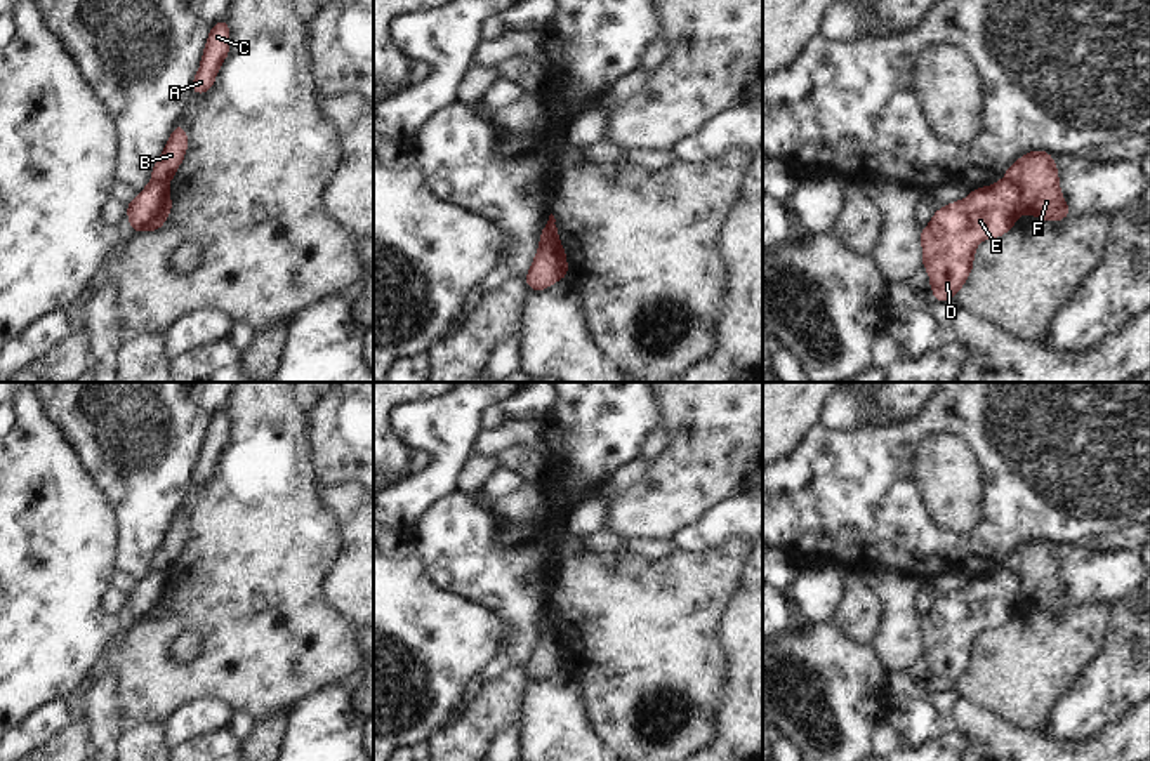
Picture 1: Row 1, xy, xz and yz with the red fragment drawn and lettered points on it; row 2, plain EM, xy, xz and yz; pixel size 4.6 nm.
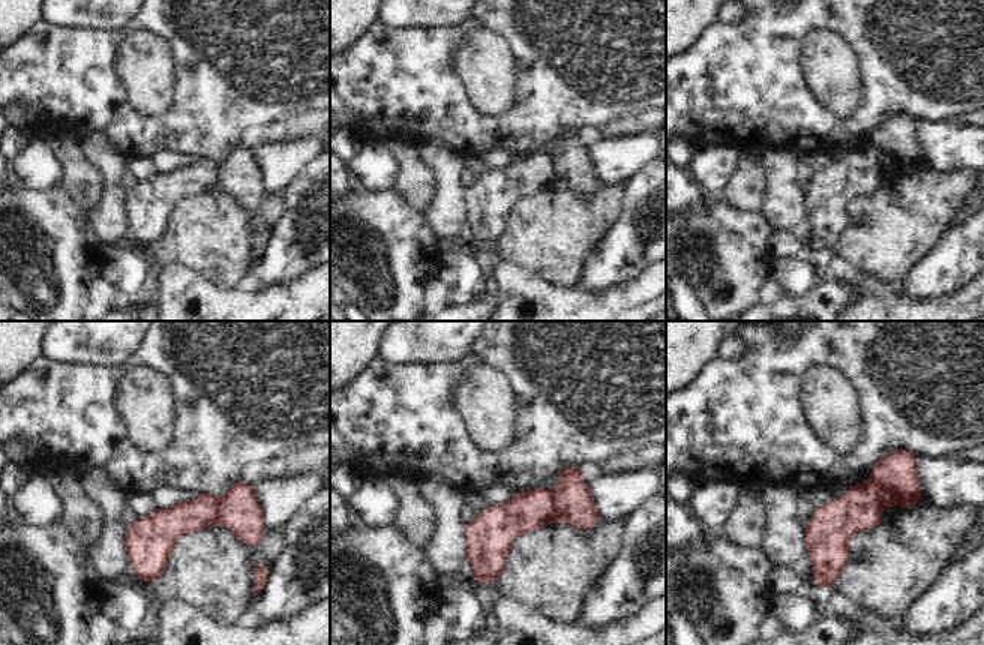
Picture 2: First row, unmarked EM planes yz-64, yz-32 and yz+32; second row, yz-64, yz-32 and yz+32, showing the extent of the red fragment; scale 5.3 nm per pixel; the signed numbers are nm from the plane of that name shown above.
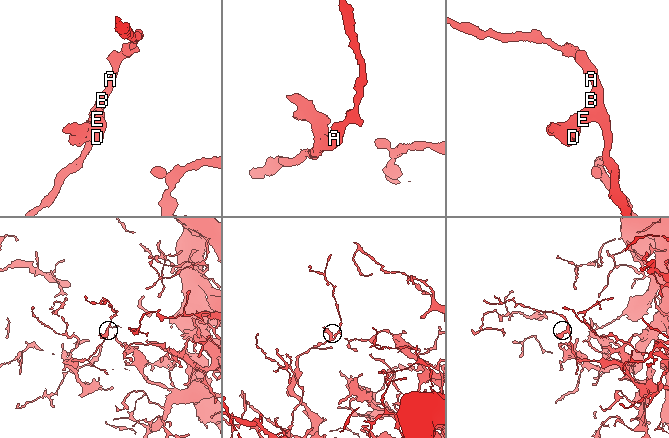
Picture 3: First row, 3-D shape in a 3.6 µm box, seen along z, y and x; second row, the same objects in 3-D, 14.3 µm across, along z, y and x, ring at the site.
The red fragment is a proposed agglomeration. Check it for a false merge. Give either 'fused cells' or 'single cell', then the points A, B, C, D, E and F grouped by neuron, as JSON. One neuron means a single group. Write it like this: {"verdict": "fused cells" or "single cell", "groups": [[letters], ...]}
{"verdict": "fused cells", "groups": [["A", "B", "C", "F"], ["D", "E"]]}

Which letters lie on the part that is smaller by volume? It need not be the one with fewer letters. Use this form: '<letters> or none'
D, E

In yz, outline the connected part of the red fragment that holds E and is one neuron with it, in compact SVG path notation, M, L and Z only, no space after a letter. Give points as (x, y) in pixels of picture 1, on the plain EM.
M1002 568L971 579L966 589L936 598L919 624L933 690L948 690L962 678L973 658L976 634L985 627L1001 627L1015 615L1021 603L1020 587L1020 579Z

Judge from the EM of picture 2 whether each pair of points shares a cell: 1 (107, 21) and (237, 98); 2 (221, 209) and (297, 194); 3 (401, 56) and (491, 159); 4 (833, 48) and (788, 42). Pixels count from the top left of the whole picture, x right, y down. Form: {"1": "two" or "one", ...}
{"1": "two", "2": "two", "3": "two", "4": "two"}

